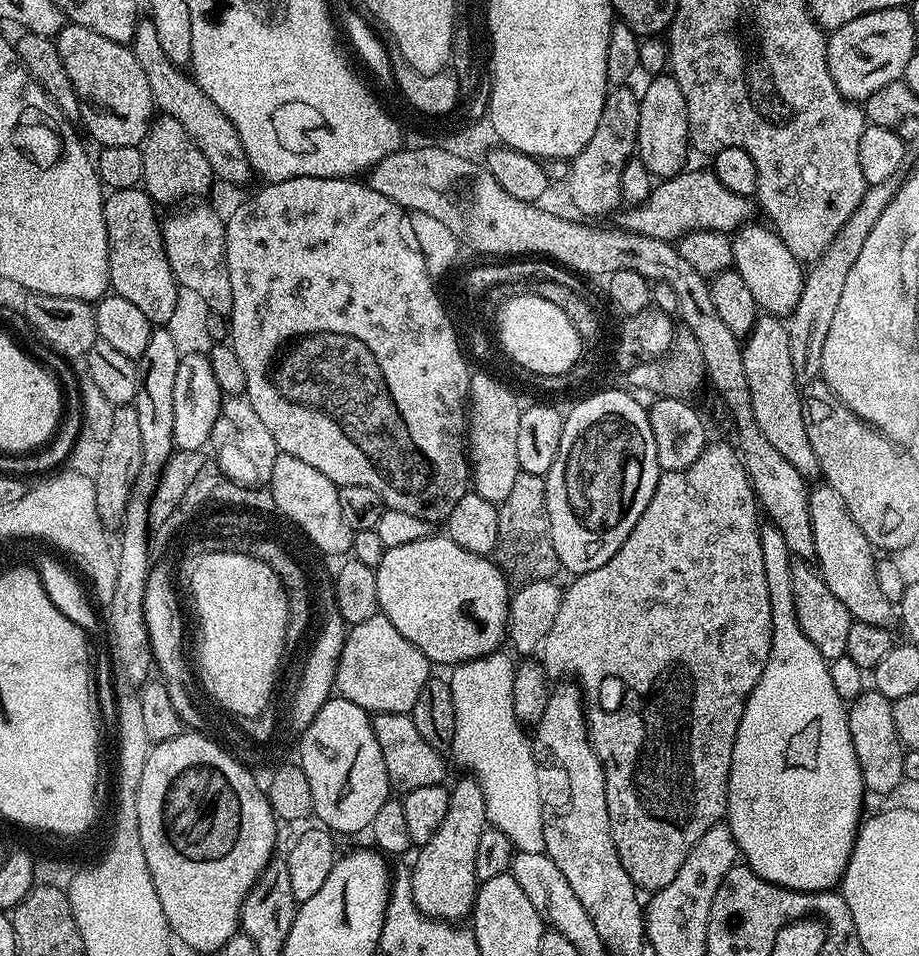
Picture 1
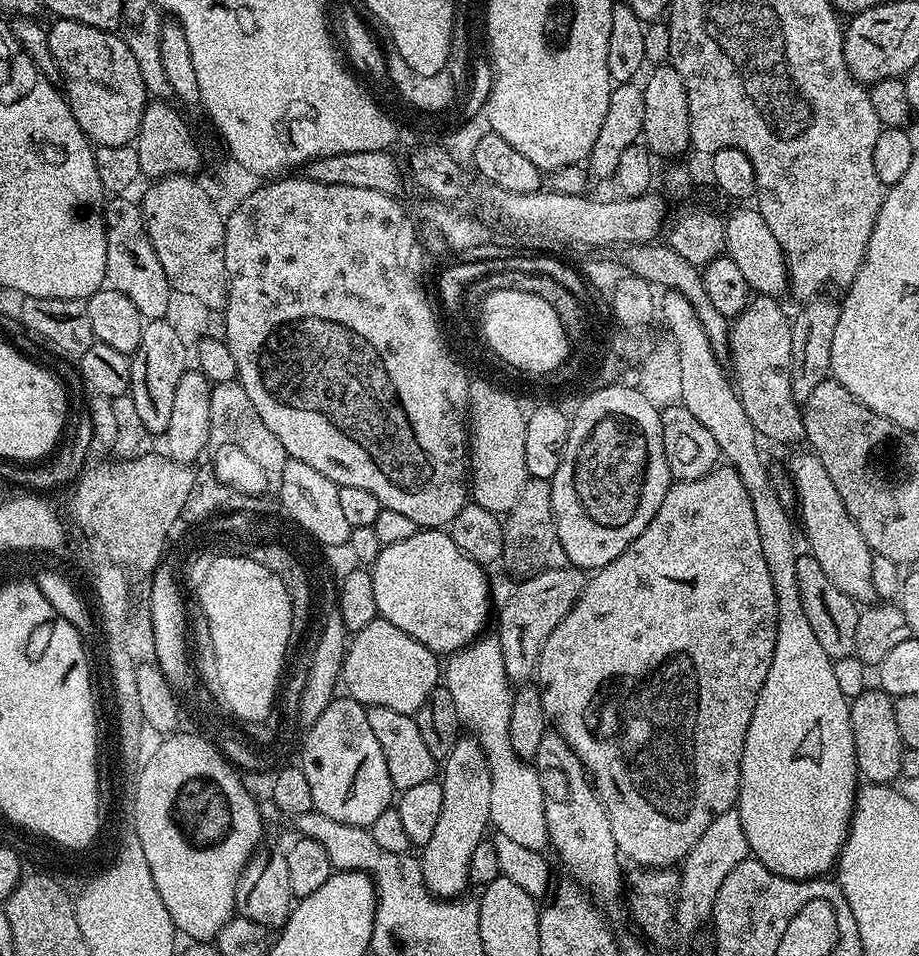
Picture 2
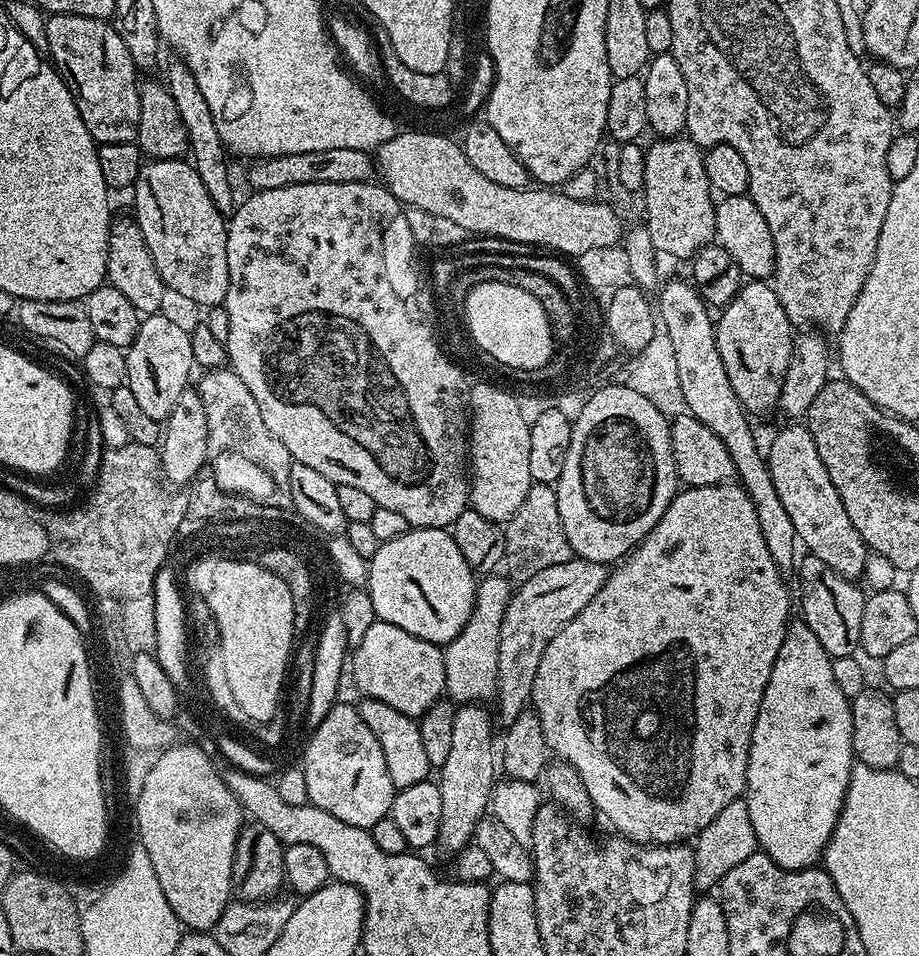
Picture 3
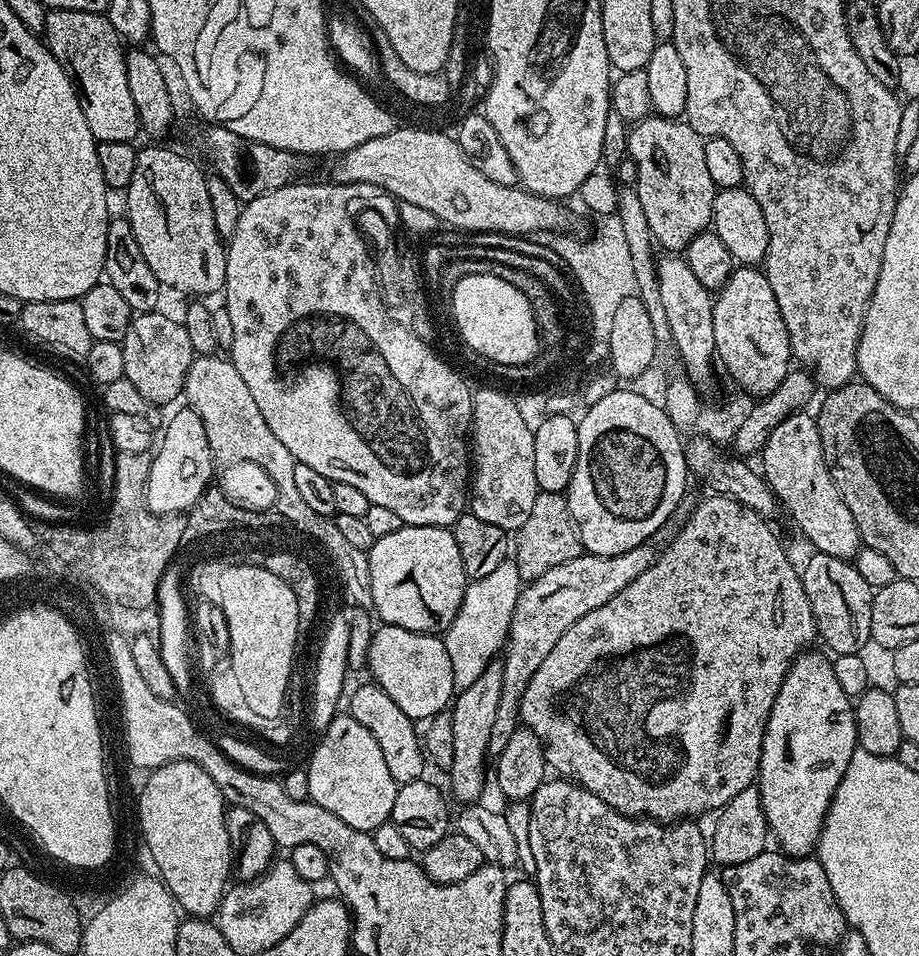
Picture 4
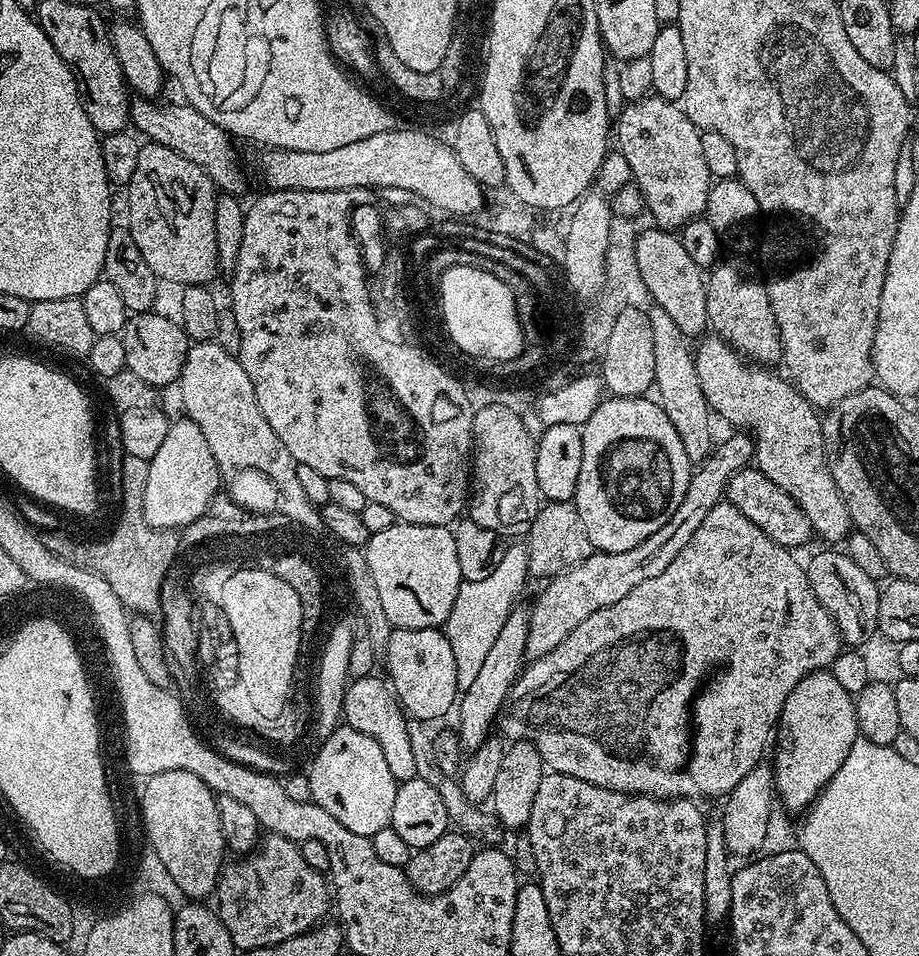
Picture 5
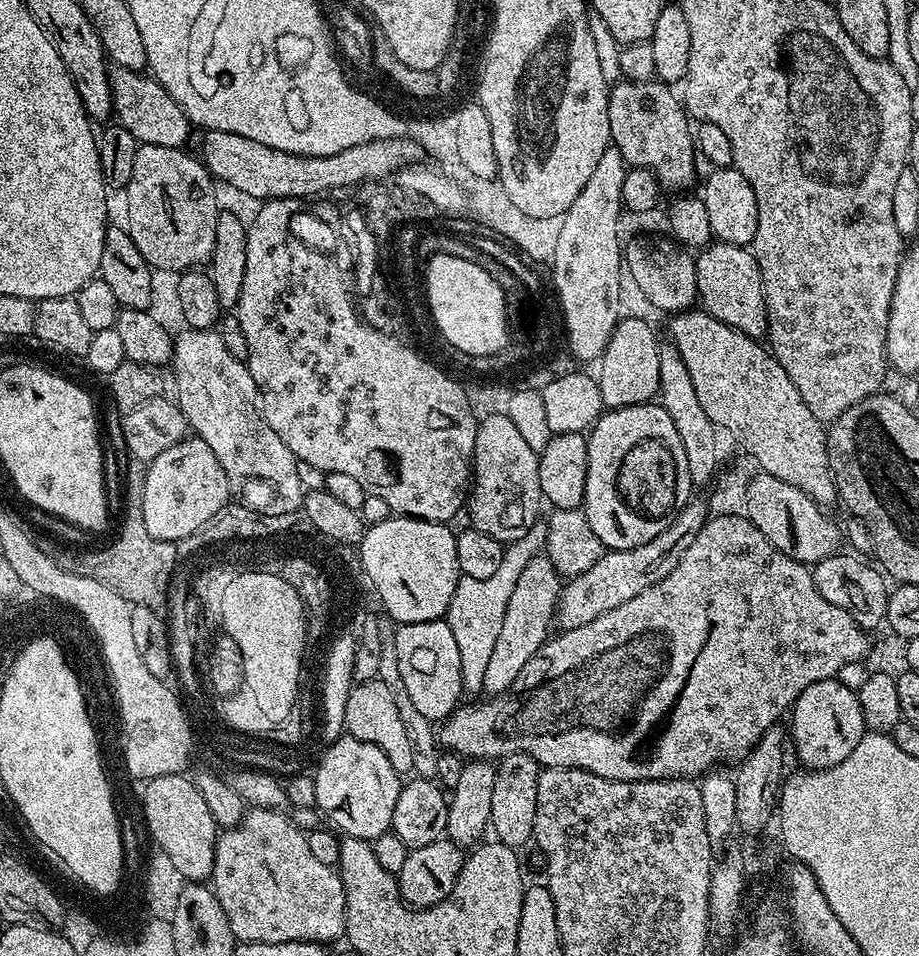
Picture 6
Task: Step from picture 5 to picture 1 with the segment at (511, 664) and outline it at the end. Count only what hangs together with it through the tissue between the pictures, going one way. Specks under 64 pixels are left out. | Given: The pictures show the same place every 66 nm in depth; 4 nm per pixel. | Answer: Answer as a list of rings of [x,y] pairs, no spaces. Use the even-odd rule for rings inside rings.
[[[471,778],[451,785],[446,806],[446,818],[424,844],[419,845],[416,861],[410,867],[414,902],[422,914],[445,922],[460,922],[471,917],[476,901],[478,881],[474,858],[478,855],[478,841],[482,830],[489,827],[486,804],[478,782]]]

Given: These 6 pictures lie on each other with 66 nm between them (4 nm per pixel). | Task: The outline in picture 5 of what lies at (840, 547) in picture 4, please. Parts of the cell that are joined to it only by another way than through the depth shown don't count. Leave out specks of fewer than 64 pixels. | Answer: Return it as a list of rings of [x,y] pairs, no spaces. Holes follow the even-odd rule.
[[[708,334],[695,345],[696,369],[698,382],[702,382],[702,394],[706,394],[706,402],[712,407],[713,413],[724,420],[729,420],[736,430],[747,430],[754,434],[756,441],[755,467],[759,468],[774,486],[782,486],[790,498],[802,506],[806,518],[810,518],[810,526],[817,537],[824,540],[847,541],[854,525],[850,518],[850,510],[846,510],[846,502],[831,477],[827,466],[827,458],[823,446],[823,426],[821,413],[806,397],[796,389],[783,375],[775,376],[768,366],[757,366],[741,356],[735,348],[731,348],[719,334]]]

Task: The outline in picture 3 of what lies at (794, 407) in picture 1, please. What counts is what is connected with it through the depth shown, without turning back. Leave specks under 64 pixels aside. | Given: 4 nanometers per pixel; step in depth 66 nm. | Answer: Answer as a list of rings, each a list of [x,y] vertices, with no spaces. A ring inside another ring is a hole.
[[[749,279],[721,312],[724,313],[715,321],[716,345],[738,402],[749,414],[768,412],[771,408],[773,411],[780,403],[794,339],[792,323],[786,318],[786,310],[782,310],[782,302],[778,302],[776,289],[763,280]]]

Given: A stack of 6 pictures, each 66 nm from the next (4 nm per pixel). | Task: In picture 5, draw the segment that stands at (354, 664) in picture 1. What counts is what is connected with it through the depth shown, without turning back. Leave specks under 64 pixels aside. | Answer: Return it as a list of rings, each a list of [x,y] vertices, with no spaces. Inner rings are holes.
[[[392,628],[389,633],[388,645],[382,648],[382,660],[388,663],[387,679],[405,713],[416,721],[436,720],[451,708],[453,711],[461,685],[458,682],[458,666],[454,666],[454,650],[450,650],[450,642],[443,631],[439,628]]]

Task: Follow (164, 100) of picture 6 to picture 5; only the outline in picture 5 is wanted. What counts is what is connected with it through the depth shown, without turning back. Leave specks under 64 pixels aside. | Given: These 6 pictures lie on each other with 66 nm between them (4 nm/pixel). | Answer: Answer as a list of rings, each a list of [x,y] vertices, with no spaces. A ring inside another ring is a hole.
[[[152,98],[133,99],[130,104],[131,127],[145,141],[161,144],[174,150],[174,154],[182,154],[182,158],[190,158],[190,162],[194,162],[194,166],[201,168],[221,193],[240,194],[248,184],[248,176],[244,173],[244,164],[240,161],[239,150],[236,149],[237,141],[229,132],[222,126],[210,122],[206,114],[202,114],[187,102],[156,103],[160,102]]]

